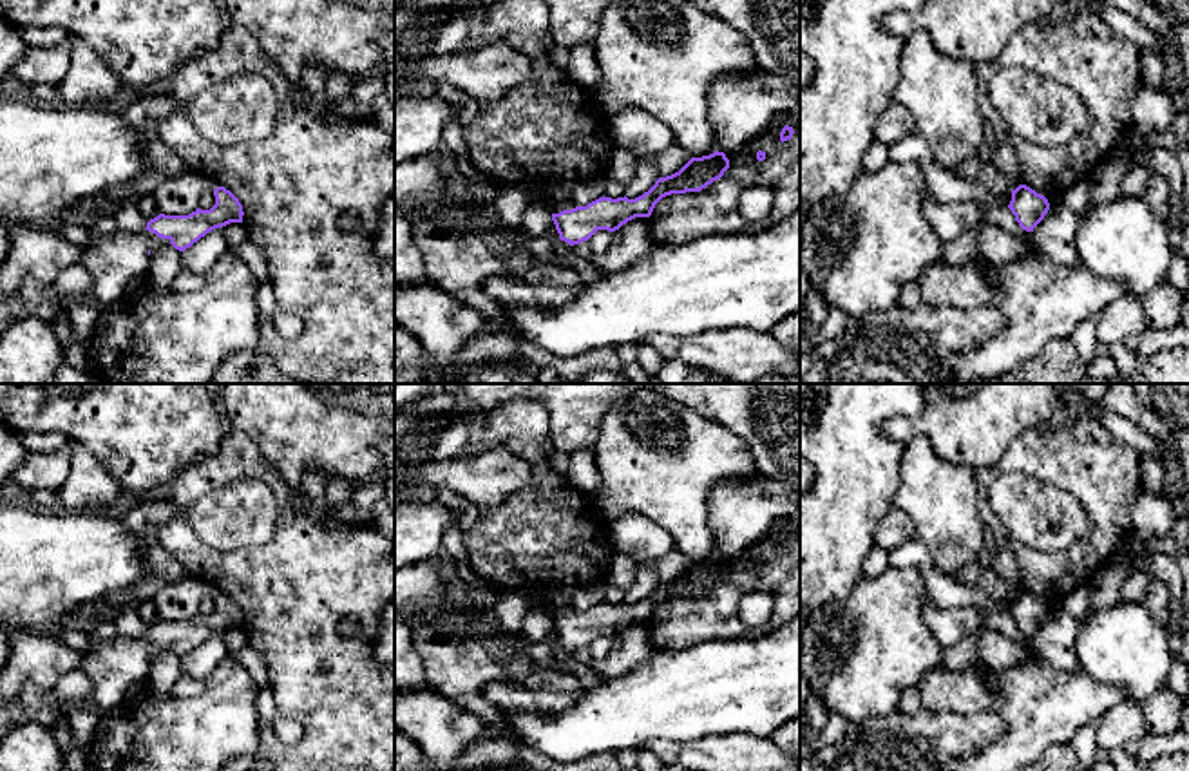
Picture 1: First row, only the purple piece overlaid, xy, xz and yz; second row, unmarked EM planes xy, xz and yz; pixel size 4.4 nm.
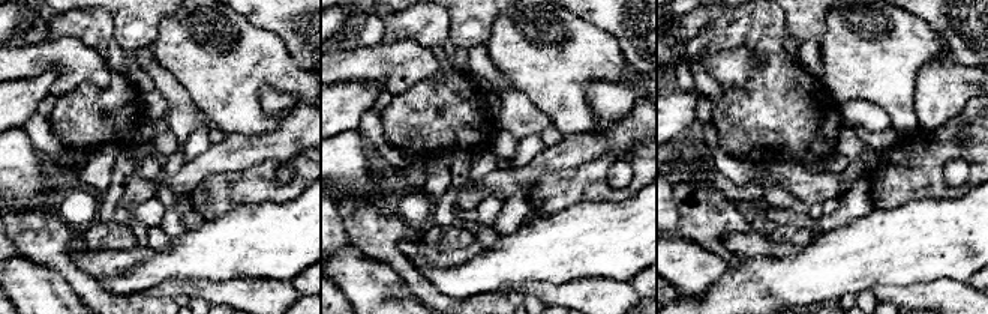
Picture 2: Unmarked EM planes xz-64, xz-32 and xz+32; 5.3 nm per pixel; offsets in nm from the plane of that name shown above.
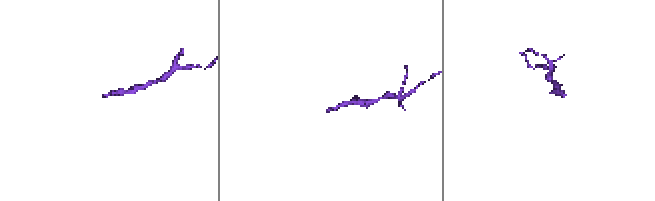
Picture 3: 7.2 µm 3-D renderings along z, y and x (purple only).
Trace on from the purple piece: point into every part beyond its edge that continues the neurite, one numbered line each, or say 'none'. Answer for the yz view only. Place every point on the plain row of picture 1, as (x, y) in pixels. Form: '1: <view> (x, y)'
none

